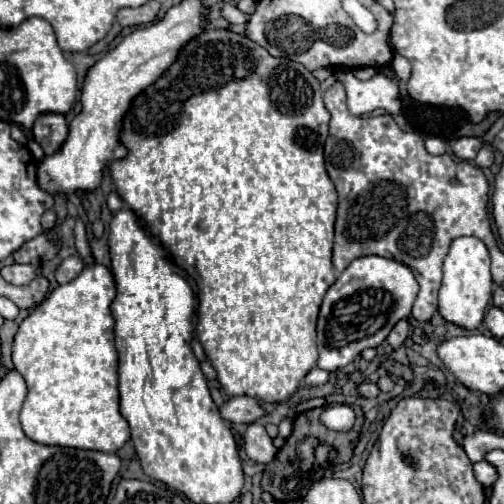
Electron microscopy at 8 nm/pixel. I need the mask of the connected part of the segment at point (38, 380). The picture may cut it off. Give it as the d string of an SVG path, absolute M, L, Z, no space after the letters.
M93 264L75 280L57 286L19 326L13 340L13 368L27 384L27 398L21 410L23 432L39 444L83 448L115 454L129 440L129 424L119 412L117 390L117 350L113 342L111 302L115 298L115 280L111 272Z

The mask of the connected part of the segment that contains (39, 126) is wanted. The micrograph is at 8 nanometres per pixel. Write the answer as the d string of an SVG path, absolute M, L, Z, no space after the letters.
M41 114L33 126L33 138L43 148L45 156L59 152L67 140L67 122L61 114Z

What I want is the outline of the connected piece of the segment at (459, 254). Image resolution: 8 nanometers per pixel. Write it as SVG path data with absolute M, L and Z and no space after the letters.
M457 238L451 244L449 254L443 262L443 284L439 288L439 314L465 330L475 330L481 326L485 310L491 298L491 272L489 272L489 252L479 238Z

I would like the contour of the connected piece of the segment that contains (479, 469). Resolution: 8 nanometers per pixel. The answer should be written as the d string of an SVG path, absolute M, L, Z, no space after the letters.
M481 460L481 462L473 464L473 466L475 466L475 478L477 478L485 488L489 488L489 486L497 480L497 470L495 470L493 464L489 464L487 460Z

